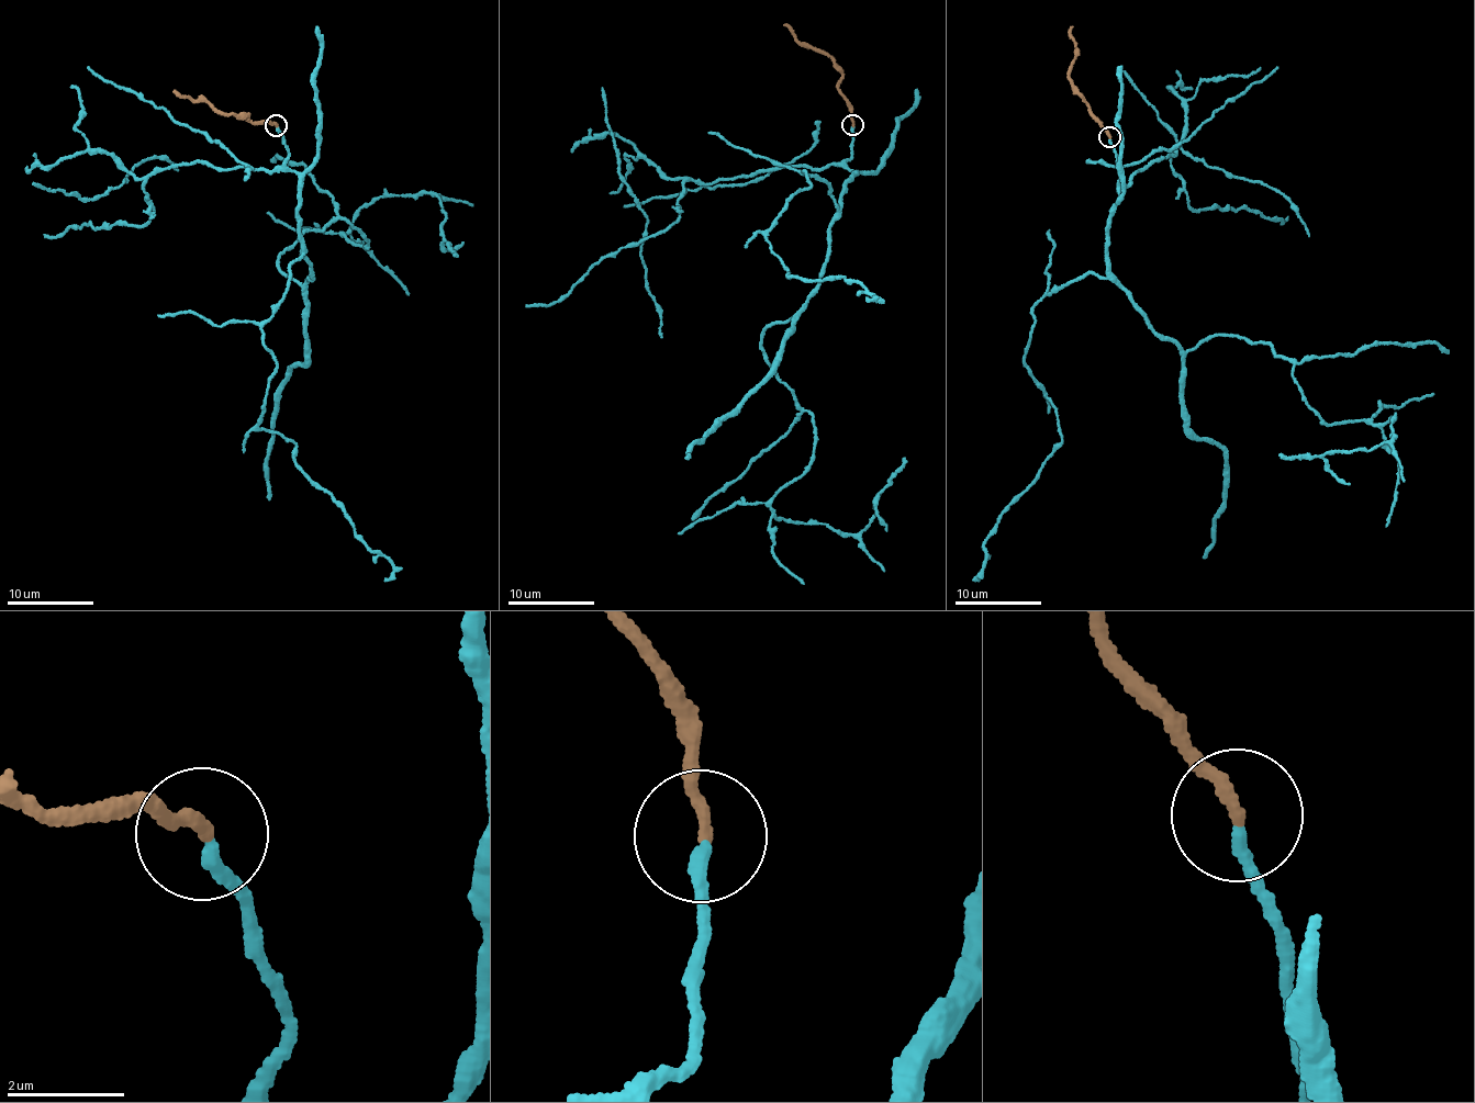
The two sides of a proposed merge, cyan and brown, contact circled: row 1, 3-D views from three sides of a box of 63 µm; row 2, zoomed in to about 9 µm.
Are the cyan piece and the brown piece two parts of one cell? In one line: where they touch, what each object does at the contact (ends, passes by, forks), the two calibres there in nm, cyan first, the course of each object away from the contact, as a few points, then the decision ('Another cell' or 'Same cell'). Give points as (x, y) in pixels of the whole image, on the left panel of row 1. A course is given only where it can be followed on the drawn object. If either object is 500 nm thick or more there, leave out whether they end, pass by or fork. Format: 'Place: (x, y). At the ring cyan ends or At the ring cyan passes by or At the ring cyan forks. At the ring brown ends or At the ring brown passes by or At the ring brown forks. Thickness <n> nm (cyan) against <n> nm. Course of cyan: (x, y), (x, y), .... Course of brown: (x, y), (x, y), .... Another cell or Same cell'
Place: (276, 125). At the ring cyan ends. At the ring brown ends. Thickness 200 nm (cyan) against 220 nm. Course of cyan: (278, 126), (314, 278), (282, 273), (326, 224), (368, 246), (344, 235), (379, 197), (437, 199), (453, 254). Course of brown: (276, 124), (228, 114), (174, 90). Same cell

